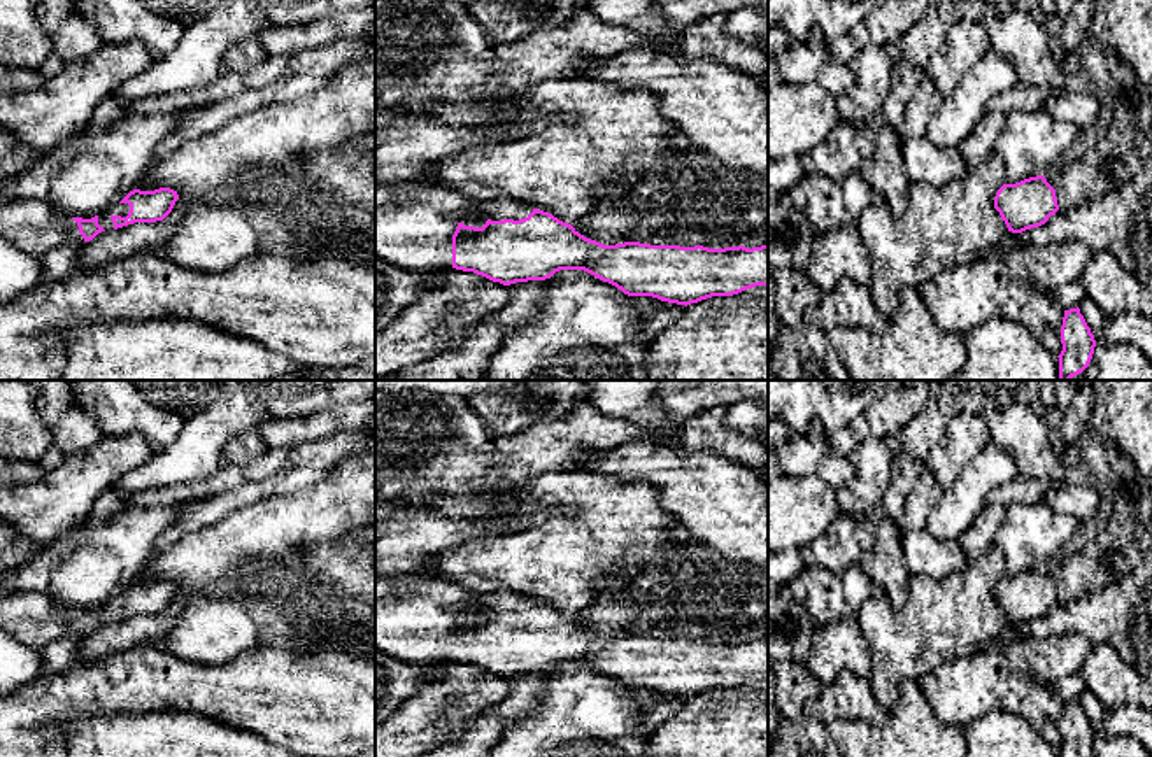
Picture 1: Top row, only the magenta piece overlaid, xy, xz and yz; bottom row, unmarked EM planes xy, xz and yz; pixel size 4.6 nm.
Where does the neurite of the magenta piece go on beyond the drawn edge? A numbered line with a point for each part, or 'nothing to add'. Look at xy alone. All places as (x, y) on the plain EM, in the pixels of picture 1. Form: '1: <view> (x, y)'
1: xy (120, 601)

